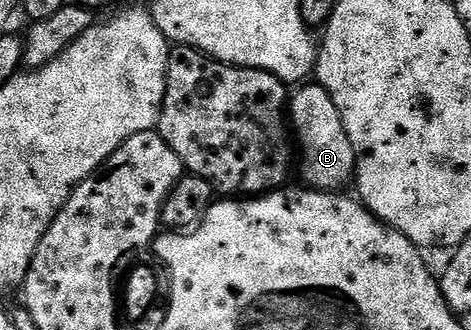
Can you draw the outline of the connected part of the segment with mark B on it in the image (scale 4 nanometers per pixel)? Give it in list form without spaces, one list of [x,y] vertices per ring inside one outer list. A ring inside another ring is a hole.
[[[303,85],[289,99],[289,123],[293,128],[297,147],[303,150],[303,179],[308,188],[316,191],[332,193],[343,189],[352,182],[355,173],[355,150],[345,133],[345,125],[341,113],[337,113],[337,105],[333,105],[333,97],[325,88]]]

